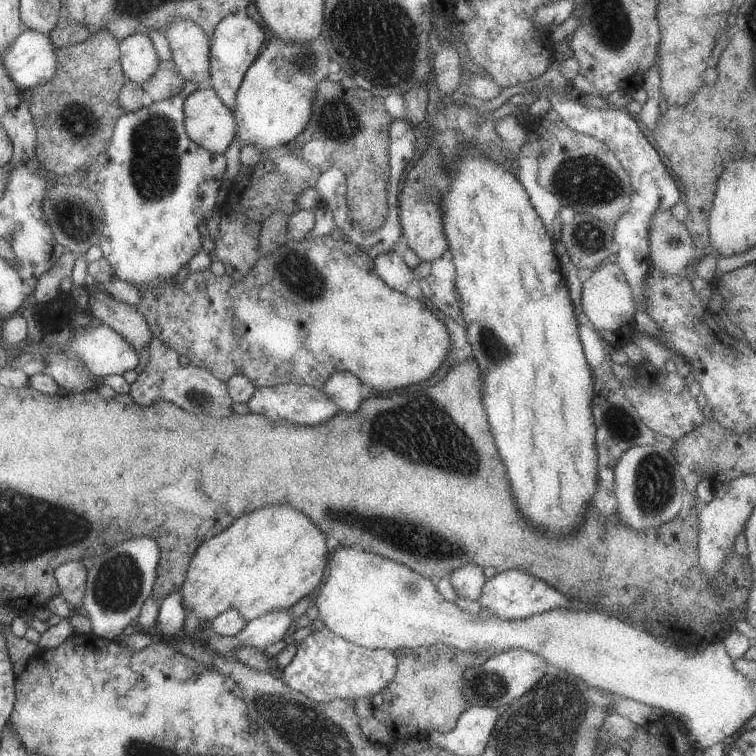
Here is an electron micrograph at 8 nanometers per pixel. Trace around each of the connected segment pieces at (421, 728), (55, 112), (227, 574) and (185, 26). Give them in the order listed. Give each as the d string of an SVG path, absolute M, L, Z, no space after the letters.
M436 643L415 649L399 648L394 651L394 656L398 662L395 677L380 692L382 704L372 708L372 717L381 724L388 724L394 740L405 745L408 741L414 745L426 741L426 749L434 751L436 747L429 744L430 732L450 732L456 726L456 719L465 711L467 702L462 694L462 673L483 664L490 653L463 653Z
M99 30L95 33L91 33L86 41L83 43L75 44L69 47L55 47L54 54L56 57L56 70L54 76L46 84L35 86L34 88L27 88L26 90L21 90L20 96L22 100L27 104L29 113L31 114L35 129L36 129L36 146L34 156L39 162L40 166L48 173L53 176L69 176L81 168L86 168L86 174L92 163L95 162L96 157L103 151L107 149L107 144L112 136L112 129L115 122L119 119L119 116L125 114L120 108L118 102L118 93L121 86L126 82L123 72L121 71L121 66L119 63L119 48L118 41L113 37L111 32L105 30Z
M265 506L239 516L226 530L204 541L193 554L186 578L179 590L184 608L192 610L204 625L220 613L235 608L245 621L261 617L276 609L289 609L299 599L313 594L321 582L327 562L326 537L315 524L291 506Z
M174 17L163 32L172 53L172 62L184 81L209 86L209 42L192 21Z

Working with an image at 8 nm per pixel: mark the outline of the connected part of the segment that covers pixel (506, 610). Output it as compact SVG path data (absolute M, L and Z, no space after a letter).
M505 570L487 580L481 590L478 603L481 608L486 608L495 617L500 617L501 619L525 619L536 613L551 611L557 606L565 606L565 608L571 606L571 602L563 594L555 592L545 582L525 574L521 570Z

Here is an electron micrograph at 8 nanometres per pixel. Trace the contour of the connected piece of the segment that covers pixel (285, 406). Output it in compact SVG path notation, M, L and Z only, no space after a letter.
M294 383L257 388L246 404L249 411L255 414L263 414L271 420L281 418L281 420L297 422L297 424L321 424L336 414L338 410L319 388Z

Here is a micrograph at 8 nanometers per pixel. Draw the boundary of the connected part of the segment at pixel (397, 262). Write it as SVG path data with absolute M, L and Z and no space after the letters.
M393 251L380 253L372 259L377 277L392 290L403 293L413 280L413 272Z

